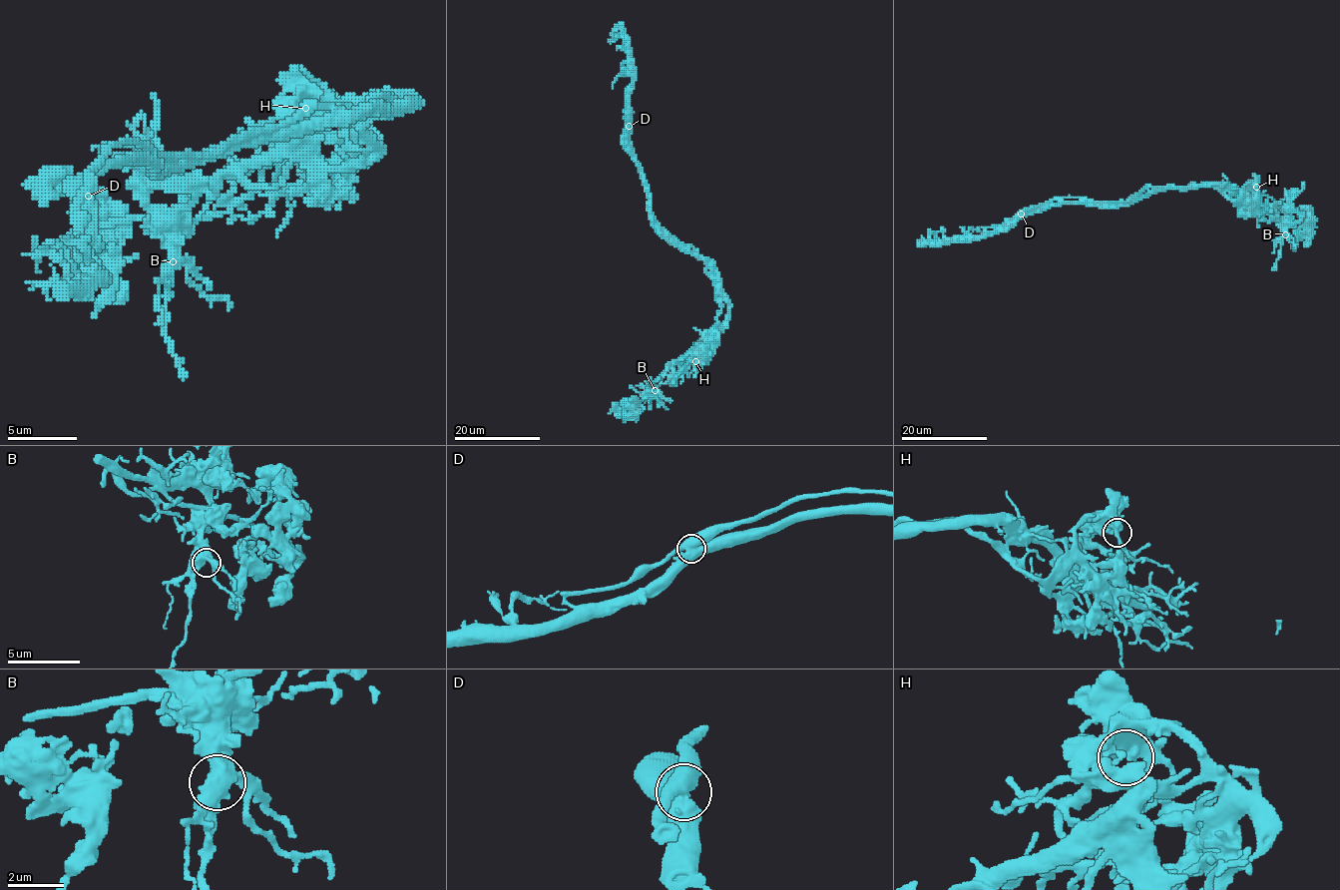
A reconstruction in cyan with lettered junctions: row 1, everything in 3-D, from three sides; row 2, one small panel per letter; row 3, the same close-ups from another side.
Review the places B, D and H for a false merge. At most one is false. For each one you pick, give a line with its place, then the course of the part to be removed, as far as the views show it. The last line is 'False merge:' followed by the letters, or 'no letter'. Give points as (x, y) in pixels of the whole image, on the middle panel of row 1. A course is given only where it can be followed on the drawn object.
D: place (629, 126); course (629, 127), (653, 219), (703, 260), (720, 312), (705, 342), (625, 409), (634, 415), (609, 414)
False merge: D

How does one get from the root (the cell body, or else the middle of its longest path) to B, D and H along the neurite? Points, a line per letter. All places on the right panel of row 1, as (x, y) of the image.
B: (1143, 191), (1208, 183), (1219, 190), (1236, 190), (1248, 200), (1279, 216), (1285, 234)
D: (1143, 191), (1126, 201), (1063, 202), (1022, 214)
H: (1143, 191), (1208, 183), (1219, 190), (1241, 190), (1248, 183), (1256, 187)

